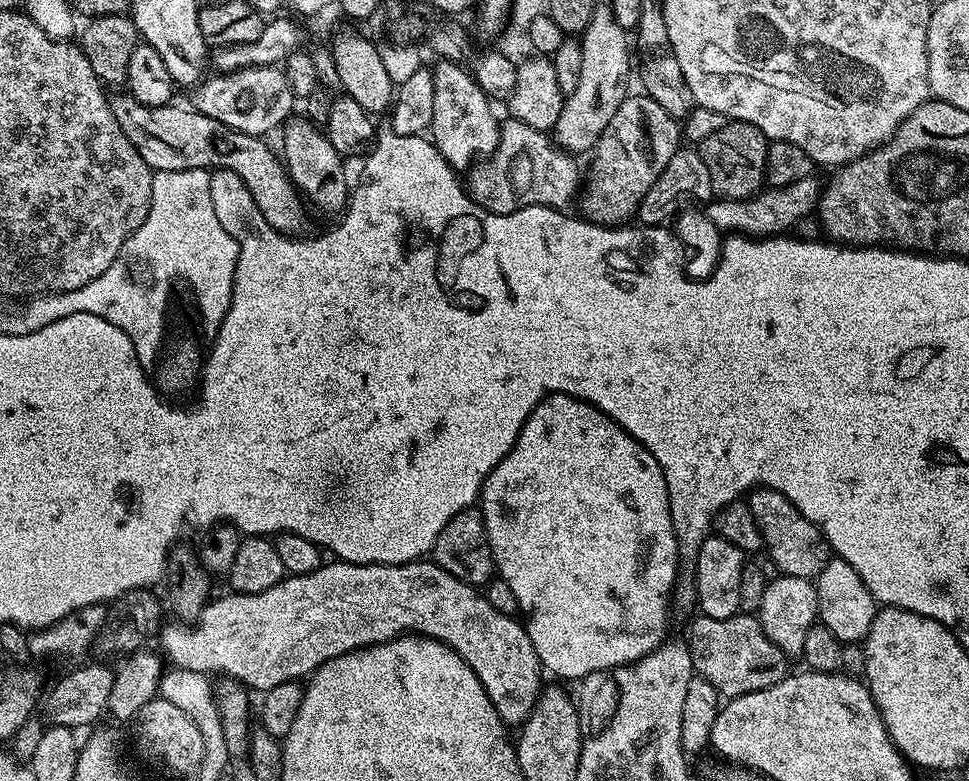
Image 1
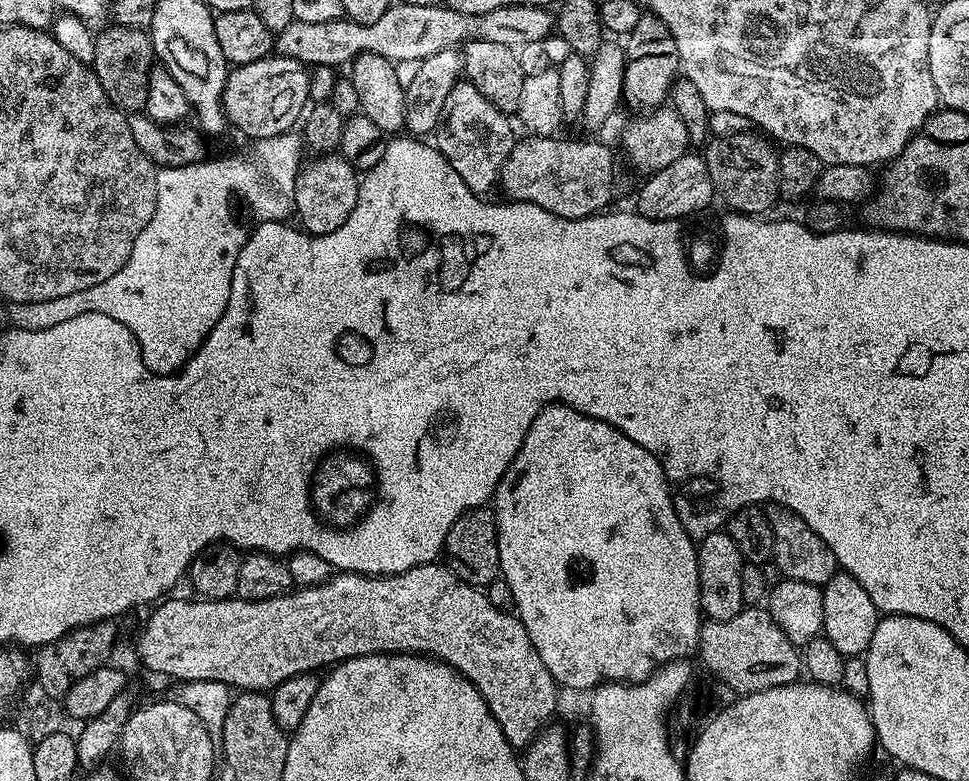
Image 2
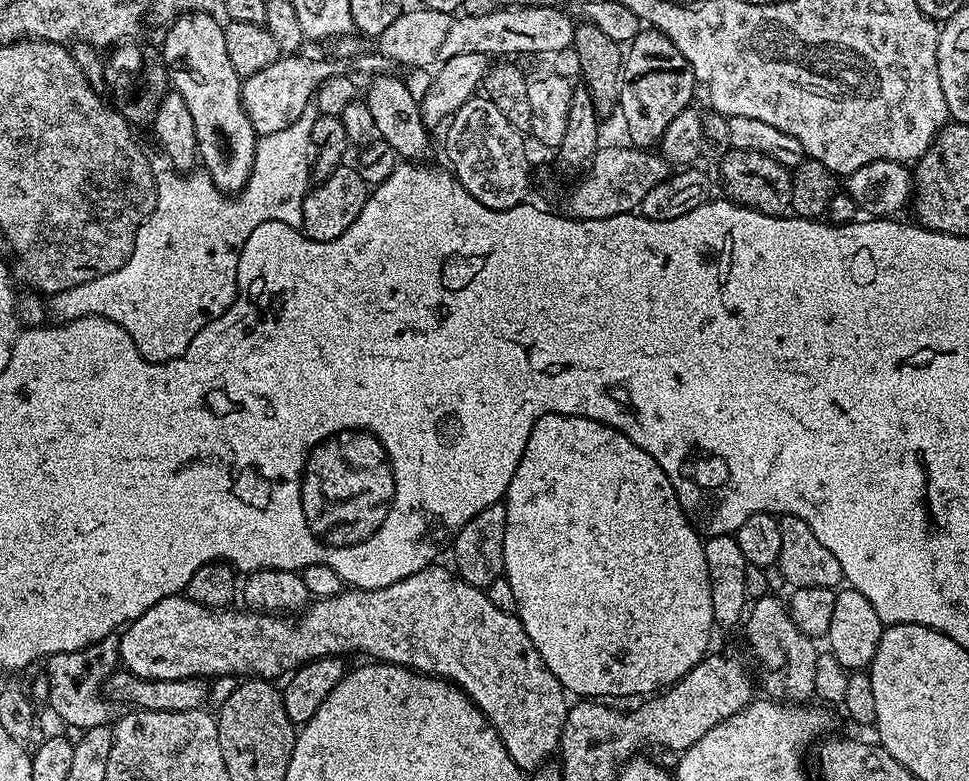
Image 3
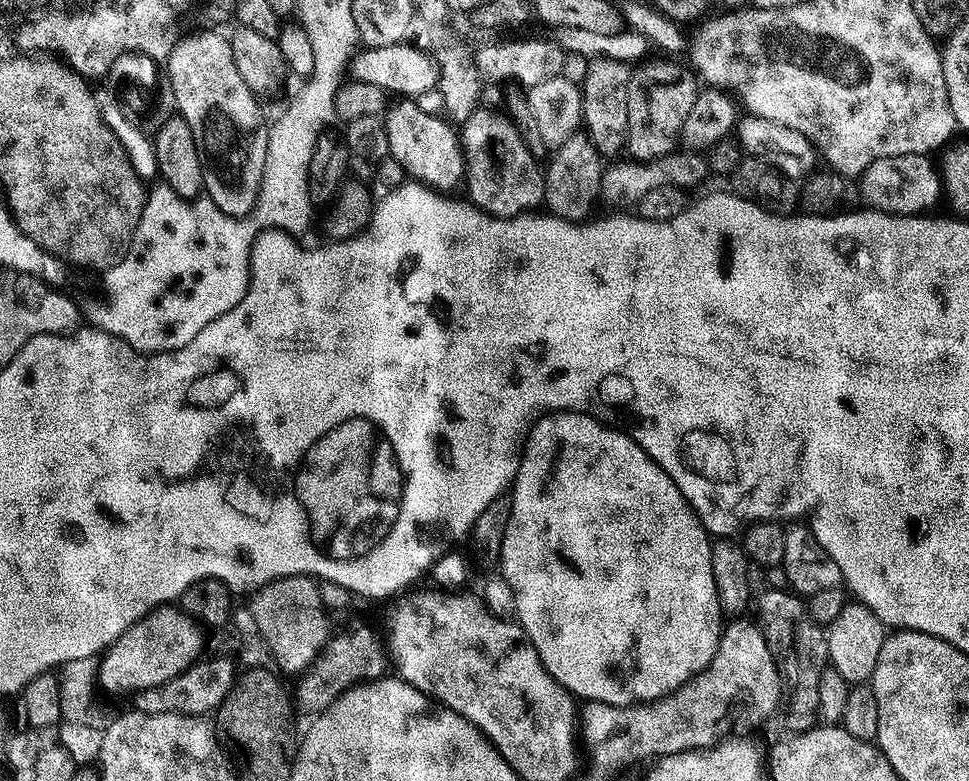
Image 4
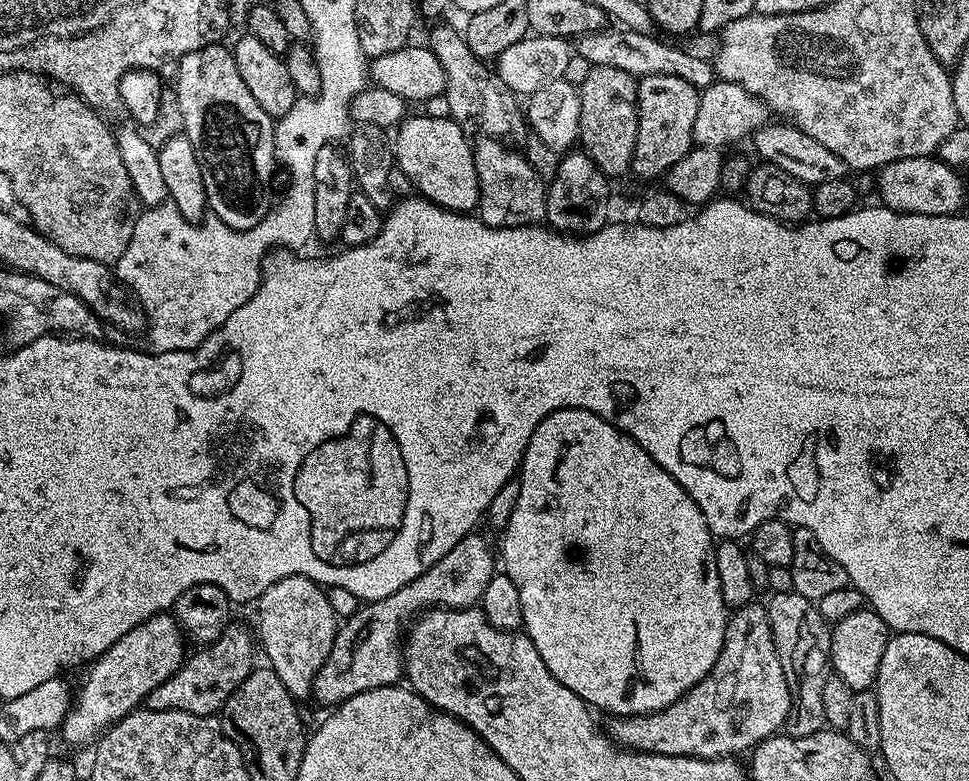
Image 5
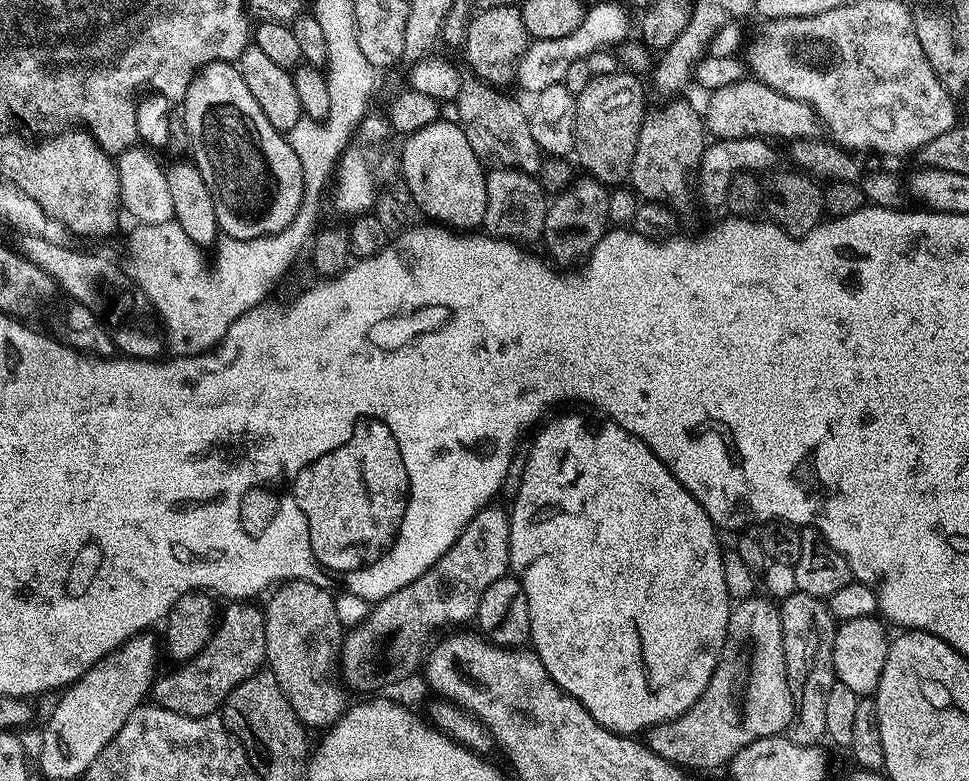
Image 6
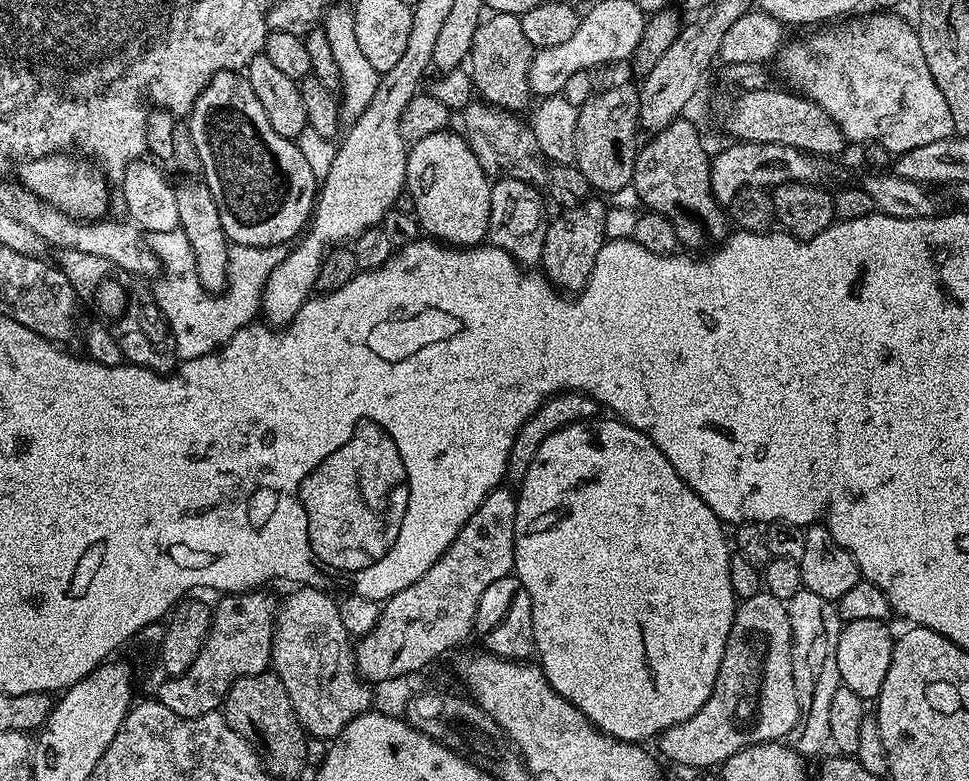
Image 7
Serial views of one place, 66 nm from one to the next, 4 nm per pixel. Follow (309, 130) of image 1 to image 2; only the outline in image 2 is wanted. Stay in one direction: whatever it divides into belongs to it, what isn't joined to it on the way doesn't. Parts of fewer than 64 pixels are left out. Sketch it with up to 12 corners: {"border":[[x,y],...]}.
{"border":[[340,154],[307,161],[292,195],[309,236],[334,234],[361,177]]}

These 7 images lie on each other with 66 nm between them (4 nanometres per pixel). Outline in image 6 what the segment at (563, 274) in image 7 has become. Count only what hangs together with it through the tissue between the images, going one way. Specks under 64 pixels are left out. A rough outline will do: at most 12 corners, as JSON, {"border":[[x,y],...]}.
{"border":[[580,174],[549,199],[542,244],[583,261],[609,231],[609,189]]}

